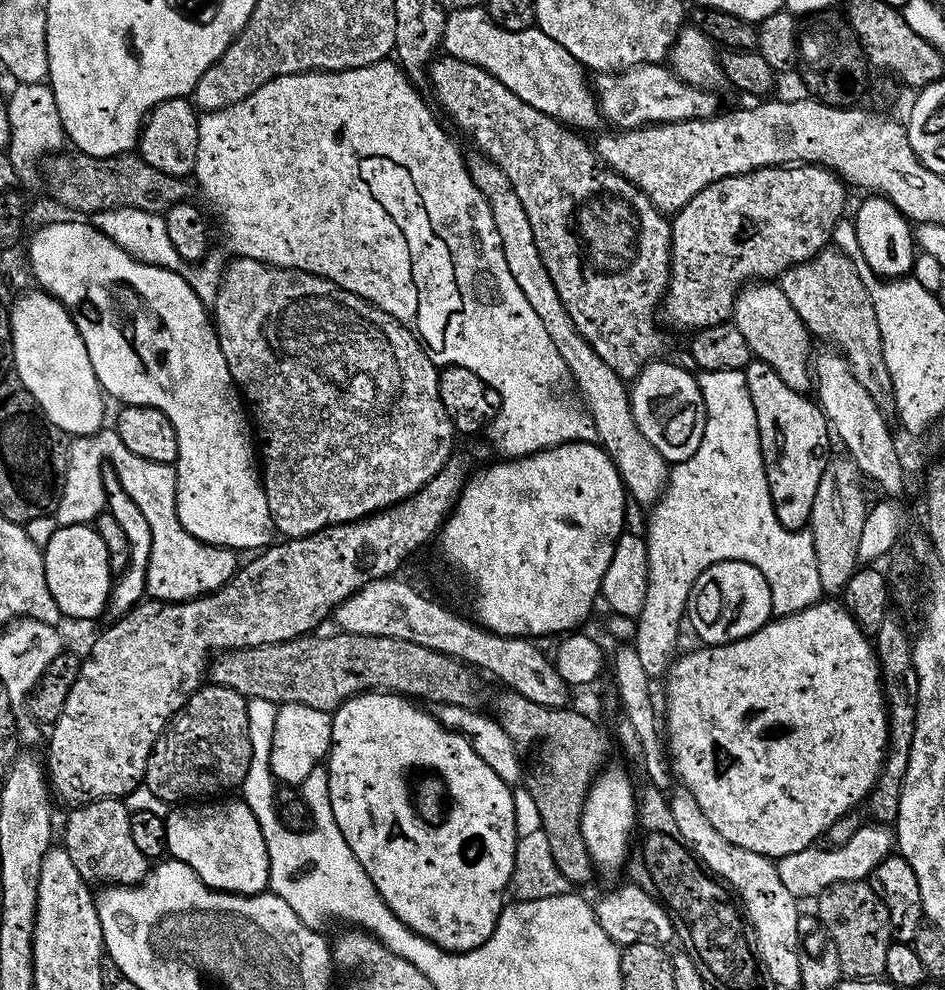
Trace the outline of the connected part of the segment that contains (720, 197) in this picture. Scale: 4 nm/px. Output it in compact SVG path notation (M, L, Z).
M821 164L756 168L746 174L710 182L686 206L671 217L672 266L662 312L672 324L689 330L732 320L736 293L753 282L772 282L786 270L806 262L829 247L834 226L845 215L846 185L835 172Z

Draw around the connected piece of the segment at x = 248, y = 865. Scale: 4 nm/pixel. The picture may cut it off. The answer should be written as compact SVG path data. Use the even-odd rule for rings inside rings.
M232 798L173 807L166 817L167 855L186 862L214 890L253 896L268 888L266 838L262 838L254 810L243 799L228 799Z

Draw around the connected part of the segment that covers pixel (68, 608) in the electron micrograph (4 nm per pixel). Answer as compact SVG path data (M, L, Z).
M91 523L62 525L53 527L48 541L43 541L44 569L46 570L46 586L50 586L50 594L54 602L58 602L61 617L72 620L92 620L95 616L105 615L109 607L109 596L114 583L114 565L108 559L108 541L99 536Z

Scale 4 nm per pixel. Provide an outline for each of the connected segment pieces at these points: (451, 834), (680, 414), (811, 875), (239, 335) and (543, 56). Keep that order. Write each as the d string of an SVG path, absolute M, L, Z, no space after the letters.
M362 692L358 696L351 696L341 708L331 713L332 718L332 746L328 749L326 767L328 770L328 785L330 786L330 806L334 810L334 822L338 822L338 830L342 830L342 838L354 850L354 858L362 862L362 870L370 874L370 882L382 894L382 902L390 906L402 922L414 934L426 938L434 946L453 954L469 952L481 948L494 934L500 911L506 903L506 893L512 882L514 870L514 850L516 849L516 827L514 826L514 798L512 788L470 746L470 742L457 732L451 732L444 727L431 711L423 712L419 703L409 697L394 692Z
M674 362L645 364L632 382L631 410L639 430L669 464L681 464L698 450L707 422L707 410L697 377Z
M879 822L861 823L858 834L846 842L846 846L825 848L813 846L806 850L798 850L794 854L786 854L775 861L778 878L782 878L782 886L790 890L790 894L797 898L803 896L819 897L834 882L850 882L851 880L868 880L872 871L886 857L894 852L894 832L891 827Z
M236 258L231 262L233 264L229 268L227 265L223 269L220 289L216 291L214 327L218 342L222 346L222 358L226 358L232 380L242 393L254 421L254 432L258 437L258 456L262 461L262 483L275 531L279 535L281 532L281 537L284 538L312 536L315 532L332 528L336 524L363 520L373 512L383 512L384 509L400 503L433 480L454 454L452 439L457 439L458 433L450 422L450 414L446 414L446 406L442 406L442 398L438 396L440 373L437 365L433 364L432 357L428 355L416 333L411 332L406 325L399 324L381 308L367 304L361 296L355 296L350 290L321 276L297 268L279 268L257 260Z
M487 7L457 8L447 13L442 48L449 56L482 66L508 90L518 94L522 102L573 130L596 128L602 124L598 97L590 87L590 76L584 65L541 28L533 26L517 32L502 30L502 26L490 18Z

